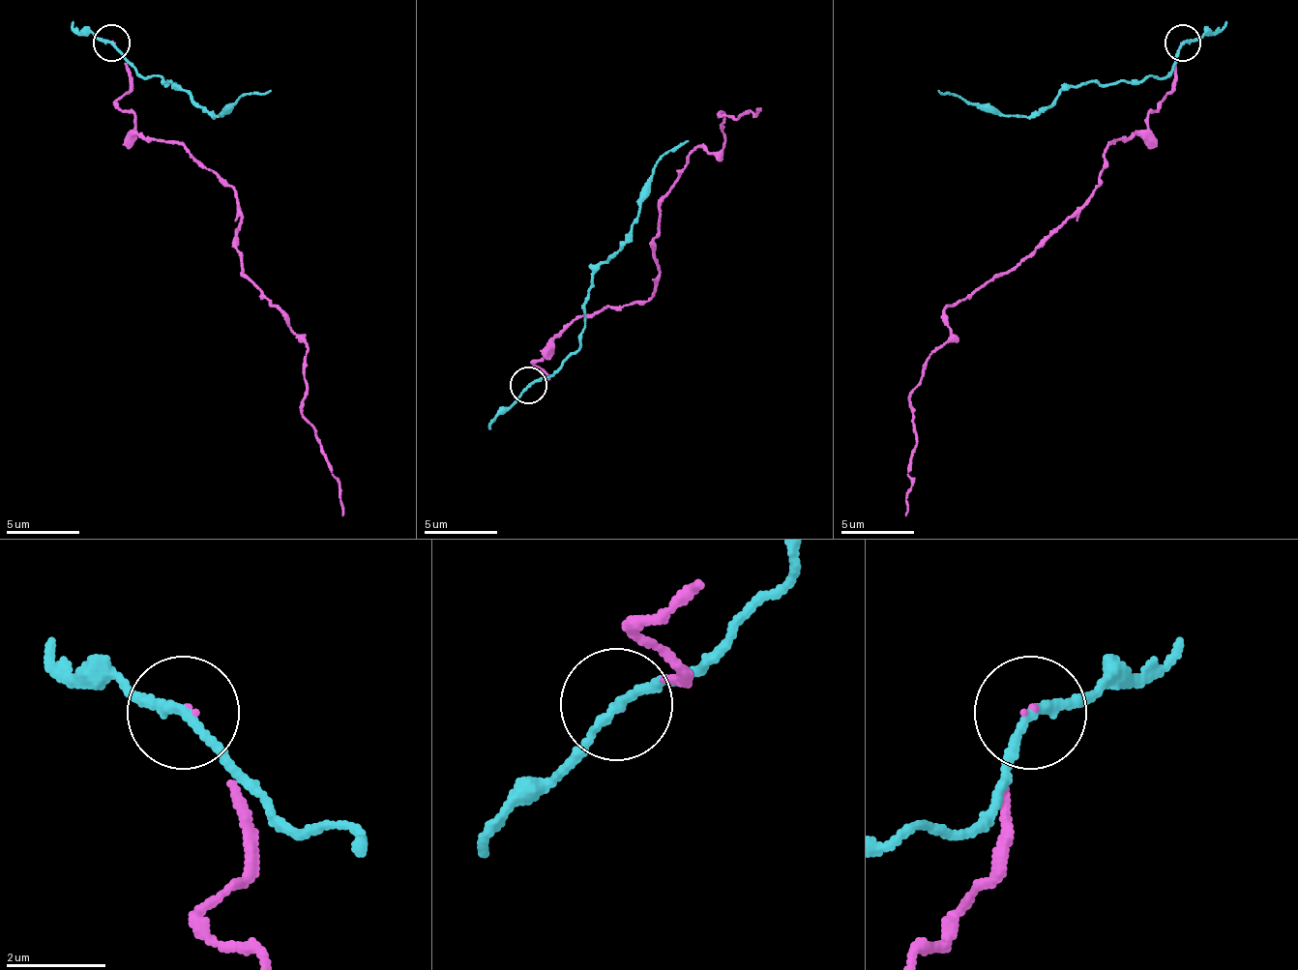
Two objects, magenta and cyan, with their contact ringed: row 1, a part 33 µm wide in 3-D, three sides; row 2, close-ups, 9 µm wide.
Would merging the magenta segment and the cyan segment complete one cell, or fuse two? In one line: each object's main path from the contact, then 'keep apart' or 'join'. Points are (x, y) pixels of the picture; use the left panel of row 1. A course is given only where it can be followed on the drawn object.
magenta via (112, 44), (133, 128), (177, 142), (236, 192), (243, 273), (305, 342), (301, 415), (338, 481), (341, 516) | cyan via (112, 44), (141, 76), (170, 80), (214, 116), (221, 116), (236, 102), (272, 91) | keep apart

